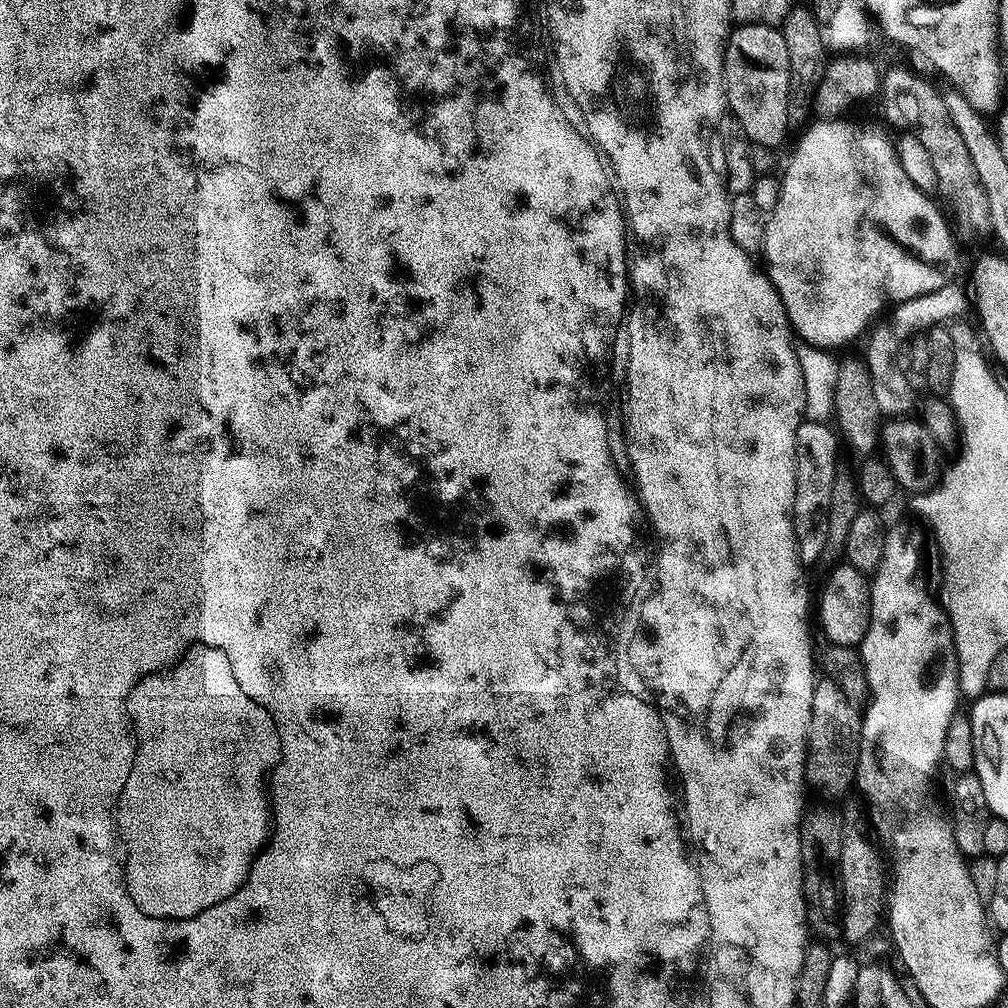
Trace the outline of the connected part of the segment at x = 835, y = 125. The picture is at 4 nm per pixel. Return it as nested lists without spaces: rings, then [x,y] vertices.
[[[842,118],[824,119],[828,120],[814,121],[801,134],[800,141],[797,142],[796,149],[793,150],[792,157],[789,158],[784,172],[782,168],[778,206],[774,206],[774,210],[767,213],[764,222],[766,238],[764,239],[762,260],[765,260],[763,263],[766,265],[768,279],[778,290],[791,331],[797,337],[800,335],[804,339],[805,345],[825,350],[837,350],[836,348],[842,347],[843,344],[850,343],[855,336],[862,335],[861,337],[863,337],[869,331],[873,321],[889,306],[901,304],[915,296],[930,294],[949,283],[955,277],[952,275],[955,274],[960,260],[956,257],[957,237],[954,235],[941,205],[933,197],[918,190],[918,186],[914,186],[914,182],[910,182],[910,178],[906,178],[906,170],[902,170],[902,162],[896,153],[893,137],[888,137],[882,129],[875,128],[872,124],[859,124],[856,120],[838,120]]]

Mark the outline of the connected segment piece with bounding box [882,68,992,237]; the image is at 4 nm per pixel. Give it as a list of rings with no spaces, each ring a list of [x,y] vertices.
[[[892,68],[889,72],[885,71],[882,76],[883,96],[885,118],[890,123],[897,124],[900,130],[914,130],[918,142],[926,146],[930,162],[934,162],[934,171],[938,174],[936,190],[939,199],[950,213],[955,231],[961,237],[962,235],[987,237],[992,231],[992,223],[990,206],[986,206],[986,190],[982,190],[982,182],[978,182],[974,162],[970,162],[970,150],[966,150],[966,142],[962,142],[958,126],[954,126],[950,118],[950,110],[946,110],[943,95],[939,91],[936,93],[935,86],[916,73],[906,68]]]

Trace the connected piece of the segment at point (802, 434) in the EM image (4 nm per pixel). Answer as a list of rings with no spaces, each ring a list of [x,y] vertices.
[[[805,419],[796,431],[796,481],[794,482],[794,502],[792,503],[792,529],[796,535],[796,549],[801,565],[809,566],[820,555],[825,555],[828,546],[828,507],[830,506],[830,490],[838,471],[836,465],[837,433],[828,429],[827,423],[819,420]]]

